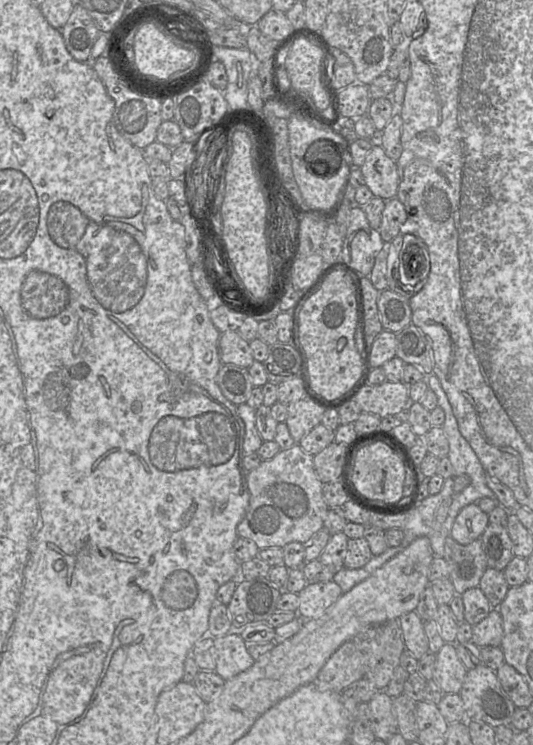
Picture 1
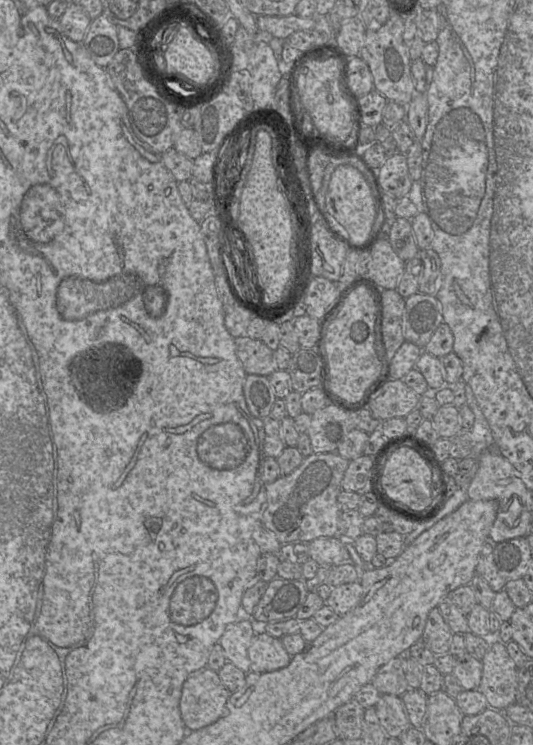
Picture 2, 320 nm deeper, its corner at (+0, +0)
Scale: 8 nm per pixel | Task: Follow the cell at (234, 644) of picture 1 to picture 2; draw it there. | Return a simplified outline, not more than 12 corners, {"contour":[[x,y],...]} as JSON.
{"contour":[[256,633],[250,672],[282,669],[291,661],[281,639]]}

